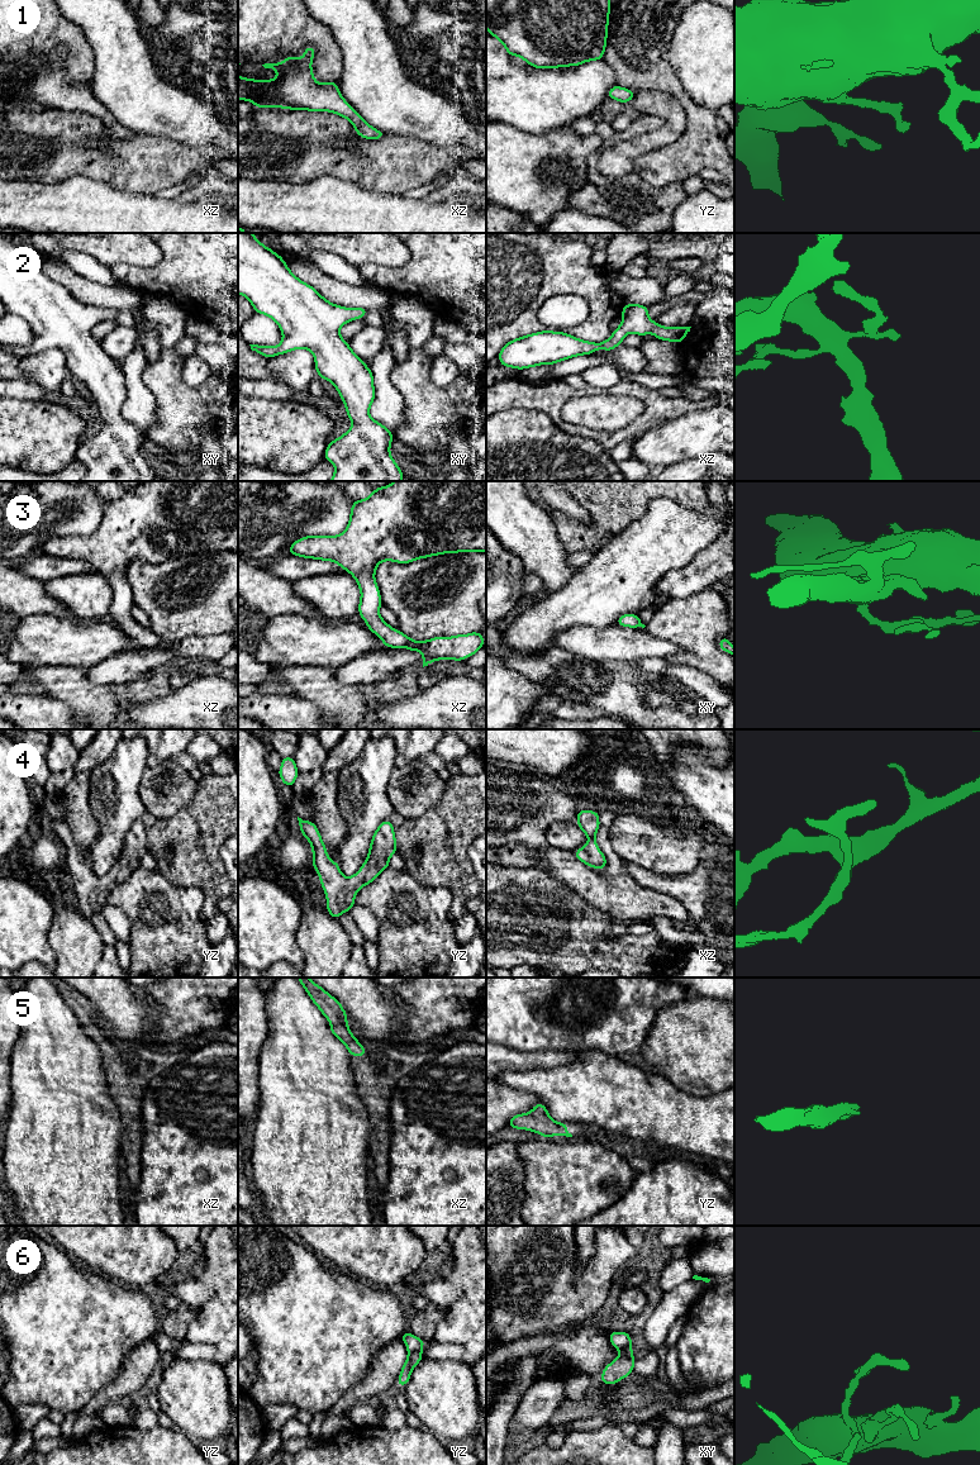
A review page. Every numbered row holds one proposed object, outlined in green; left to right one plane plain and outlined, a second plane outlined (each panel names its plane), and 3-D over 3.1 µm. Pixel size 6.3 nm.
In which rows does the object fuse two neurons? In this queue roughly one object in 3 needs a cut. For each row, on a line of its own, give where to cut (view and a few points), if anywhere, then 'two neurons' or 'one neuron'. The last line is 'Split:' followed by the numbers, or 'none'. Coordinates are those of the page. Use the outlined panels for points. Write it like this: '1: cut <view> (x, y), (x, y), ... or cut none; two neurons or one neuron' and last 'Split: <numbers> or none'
1: cut none; one neuron
2: cut none; one neuron
3: cut none; one neuron
4: cut none; one neuron
5: cut none; one neuron
6: cut none; one neuron
Split: none

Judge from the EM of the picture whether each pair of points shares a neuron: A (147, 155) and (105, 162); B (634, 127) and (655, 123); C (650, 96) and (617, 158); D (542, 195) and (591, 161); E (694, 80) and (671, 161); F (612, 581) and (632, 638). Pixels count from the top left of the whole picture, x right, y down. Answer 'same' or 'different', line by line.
A: same
B: same
C: same
D: different
E: different
F: different

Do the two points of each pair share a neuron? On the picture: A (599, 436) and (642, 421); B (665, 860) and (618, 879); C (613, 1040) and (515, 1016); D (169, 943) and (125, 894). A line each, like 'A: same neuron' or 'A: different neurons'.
A: same neuron
B: different neurons
C: same neuron
D: same neuron

